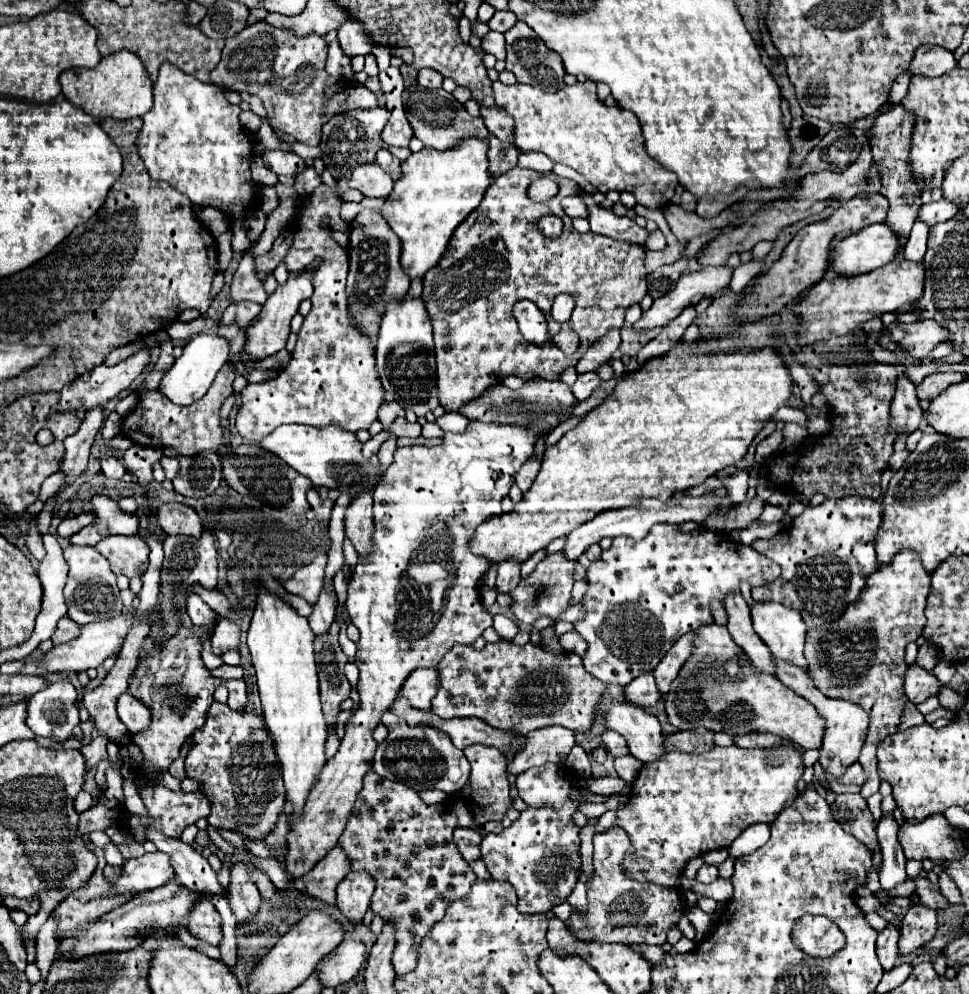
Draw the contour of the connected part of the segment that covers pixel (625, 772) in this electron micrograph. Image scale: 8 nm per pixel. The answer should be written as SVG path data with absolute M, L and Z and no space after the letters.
M632 756L618 758L618 760L614 760L614 768L616 768L620 778L624 778L626 782L632 782L636 778L636 772L642 768L642 762L632 758Z

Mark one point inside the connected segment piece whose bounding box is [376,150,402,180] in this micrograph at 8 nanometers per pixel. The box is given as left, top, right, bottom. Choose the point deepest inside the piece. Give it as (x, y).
(391, 164)

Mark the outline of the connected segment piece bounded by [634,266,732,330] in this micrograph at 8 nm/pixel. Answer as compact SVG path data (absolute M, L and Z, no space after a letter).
M704 266L696 272L682 274L676 288L666 296L654 300L652 308L642 314L634 324L636 330L646 330L654 326L664 326L668 320L676 318L684 308L698 304L704 298L714 298L716 292L728 290L732 280L730 266Z

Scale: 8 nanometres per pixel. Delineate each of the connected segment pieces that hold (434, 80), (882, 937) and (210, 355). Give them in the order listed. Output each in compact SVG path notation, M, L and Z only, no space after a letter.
M422 68L420 72L418 72L418 84L422 86L422 88L442 88L442 74L440 72L436 72L436 70L432 70L432 68Z
M886 924L886 928L878 932L878 960L884 966L884 970L894 968L896 964L898 936L900 936L900 930L894 924Z
M208 332L208 334L196 334L186 346L182 356L174 362L174 366L164 374L162 382L160 382L160 390L174 402L180 406L188 406L192 402L196 402L198 398L202 398L214 376L218 374L218 370L228 362L228 354L230 354L230 342L228 338L216 334L216 332Z

